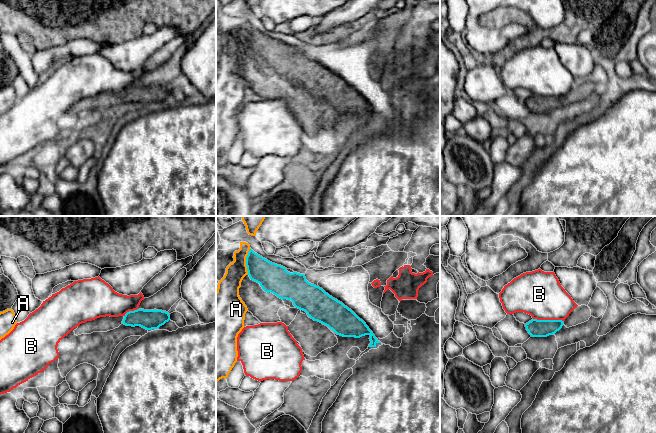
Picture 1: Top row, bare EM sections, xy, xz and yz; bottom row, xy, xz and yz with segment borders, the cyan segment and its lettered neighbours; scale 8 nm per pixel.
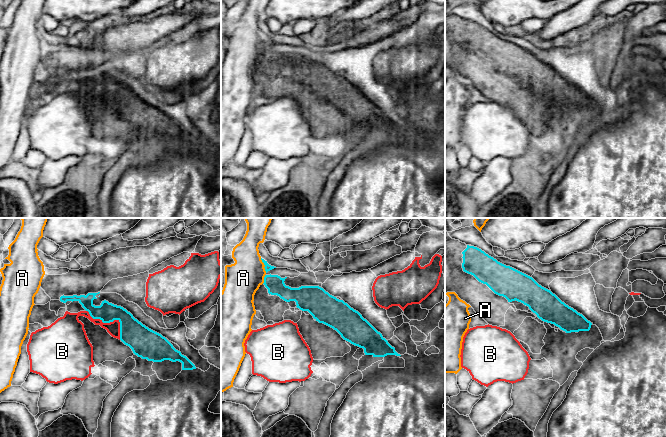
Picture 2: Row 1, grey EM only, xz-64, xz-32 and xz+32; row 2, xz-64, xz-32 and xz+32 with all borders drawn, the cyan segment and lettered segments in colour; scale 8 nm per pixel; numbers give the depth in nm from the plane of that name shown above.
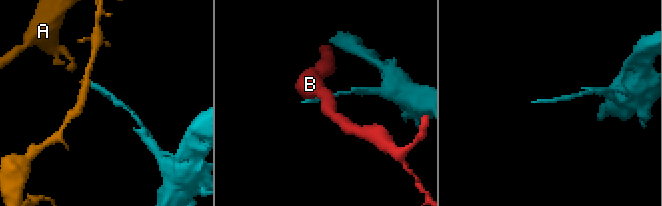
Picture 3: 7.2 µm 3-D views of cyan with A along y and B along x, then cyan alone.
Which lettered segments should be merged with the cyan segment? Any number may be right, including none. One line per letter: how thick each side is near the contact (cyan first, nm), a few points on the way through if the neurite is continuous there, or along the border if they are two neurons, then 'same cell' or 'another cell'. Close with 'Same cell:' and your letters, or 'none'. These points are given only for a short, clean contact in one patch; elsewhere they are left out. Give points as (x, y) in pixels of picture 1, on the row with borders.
A: calibres 220 and 170 nm; border xz (250, 248), (246, 257), (247, 274); another cell
B: calibres 140 and 360 nm; another cell
Same cell: none

